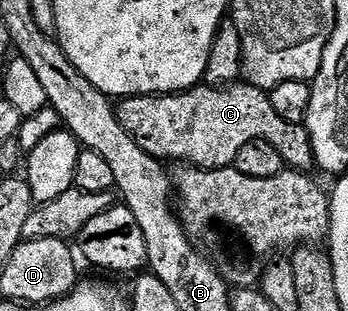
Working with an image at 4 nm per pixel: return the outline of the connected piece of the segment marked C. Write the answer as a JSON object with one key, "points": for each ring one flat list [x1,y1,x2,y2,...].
{"points":[[248,82,231,84,227,88,198,86,168,96,127,96,116,105,117,117,156,160,181,160,182,165,207,170,232,168,239,150,247,142,266,140,279,150,286,165,298,172,308,173,314,167,311,138,304,124,287,122,271,106,266,89]]}

